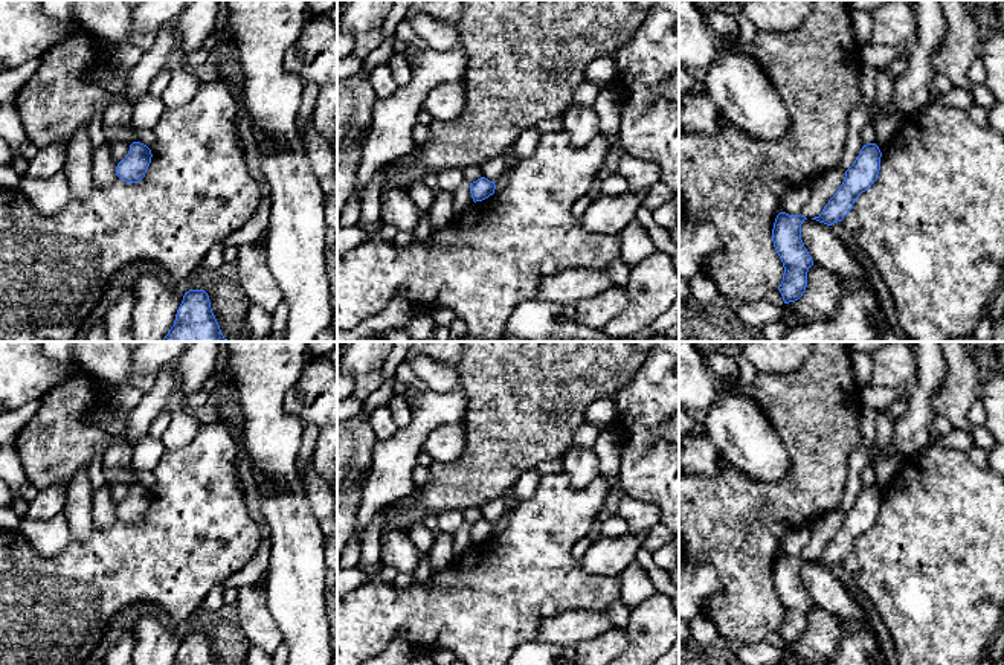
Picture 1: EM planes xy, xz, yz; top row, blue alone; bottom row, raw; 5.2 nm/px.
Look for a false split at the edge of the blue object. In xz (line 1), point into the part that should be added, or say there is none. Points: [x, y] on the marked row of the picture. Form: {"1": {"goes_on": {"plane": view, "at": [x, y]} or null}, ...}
{"1": {"goes_on": null}}

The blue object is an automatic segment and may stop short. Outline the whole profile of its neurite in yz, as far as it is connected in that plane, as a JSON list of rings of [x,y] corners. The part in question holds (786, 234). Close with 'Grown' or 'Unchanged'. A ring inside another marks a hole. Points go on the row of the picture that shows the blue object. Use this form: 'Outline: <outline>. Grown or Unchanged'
Outline: [[[780,212],[772,229],[774,247],[783,262],[784,275],[778,287],[784,304],[798,300],[807,287],[807,271],[813,265],[801,239],[804,215]]]. Unchanged

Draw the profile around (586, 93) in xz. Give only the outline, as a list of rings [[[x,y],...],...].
[[[584,81],[574,95],[574,105],[578,107],[592,107],[592,104],[595,102],[598,93],[600,93],[601,87],[597,85],[592,81]]]

